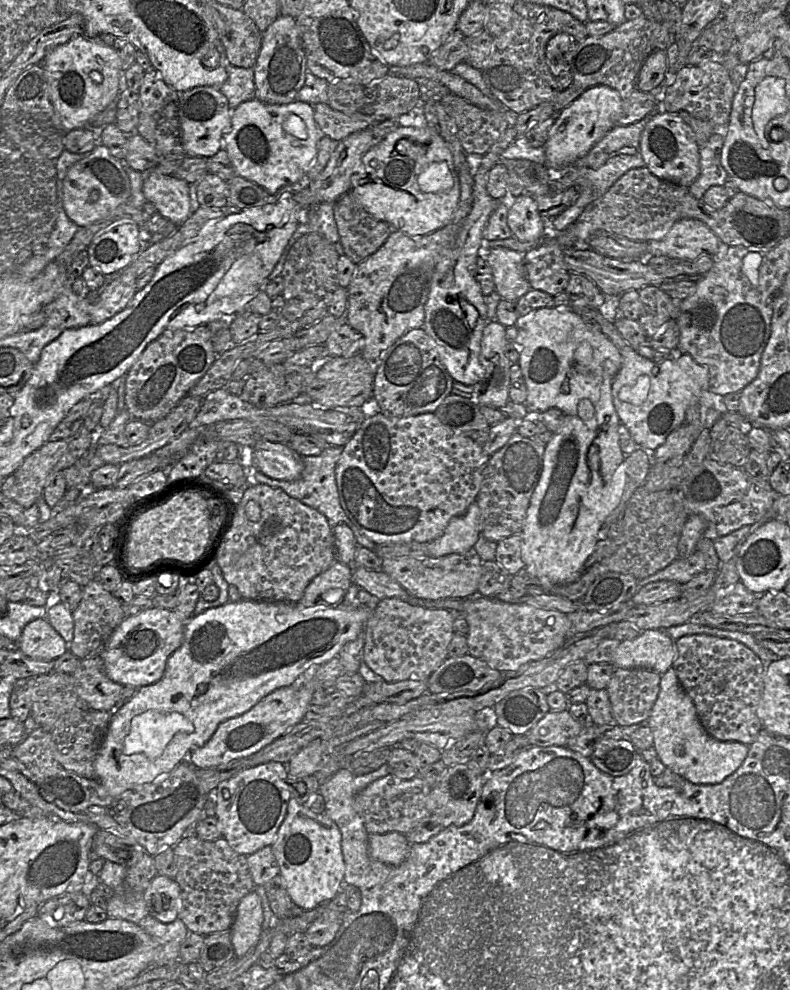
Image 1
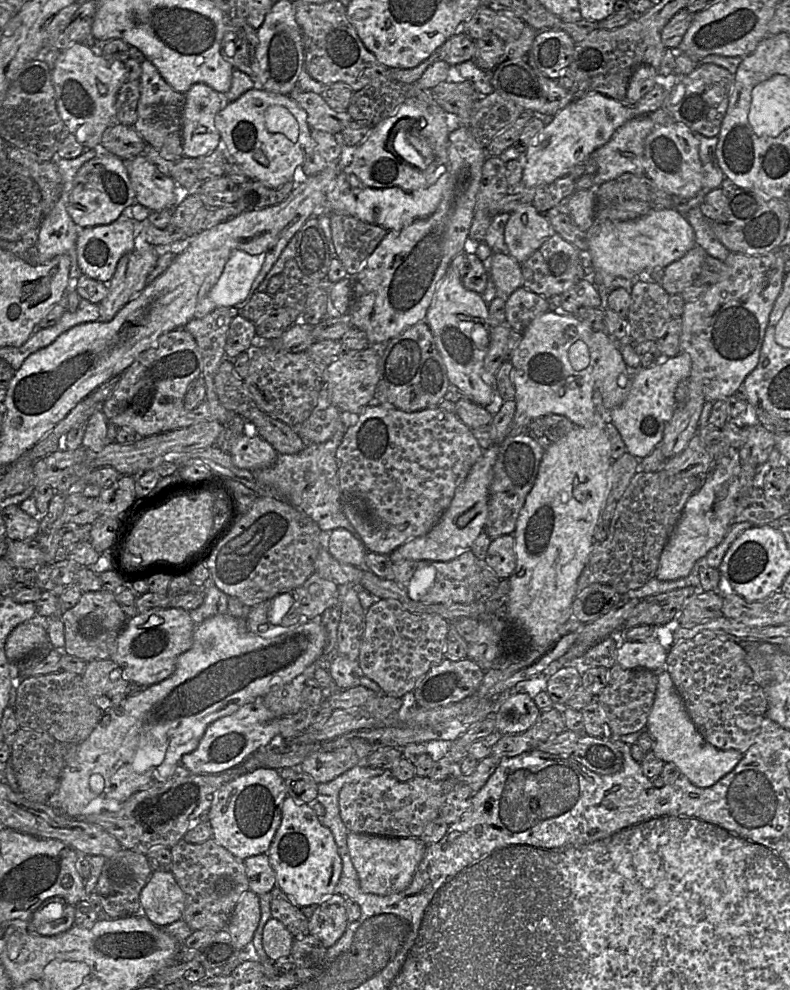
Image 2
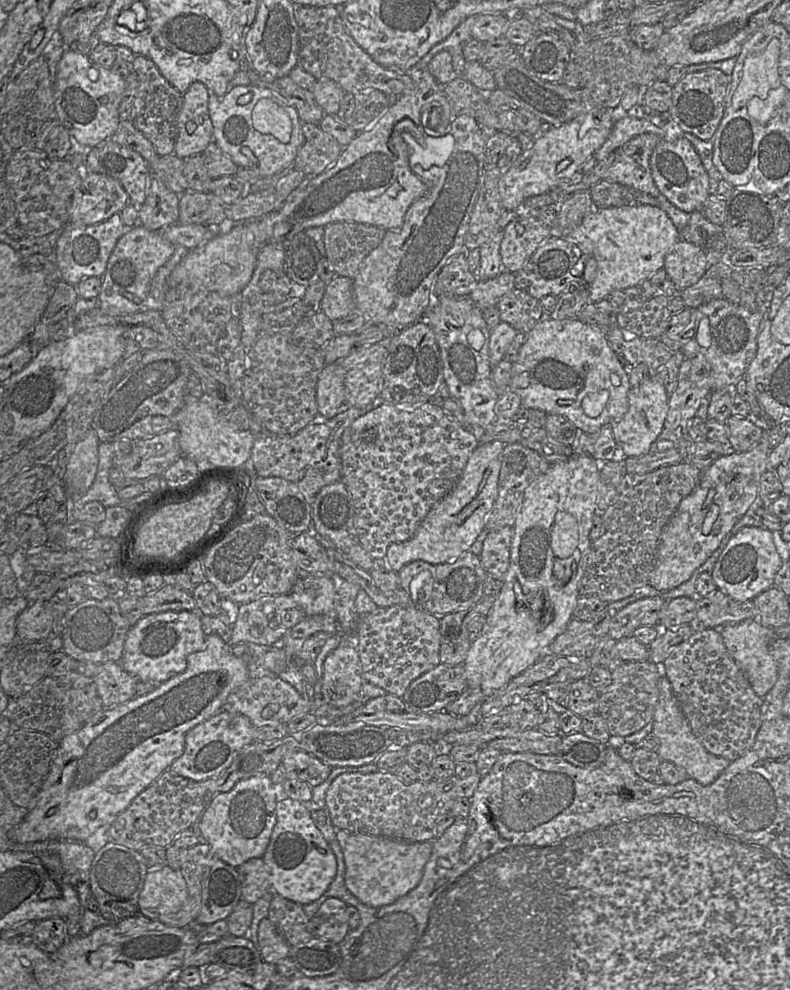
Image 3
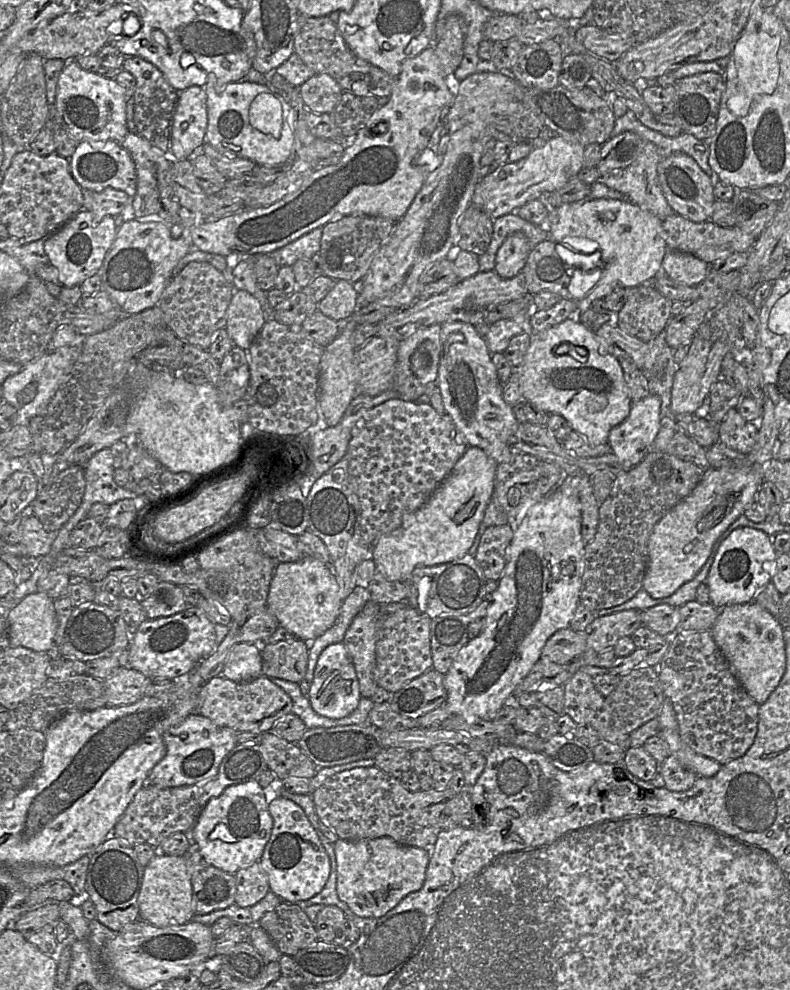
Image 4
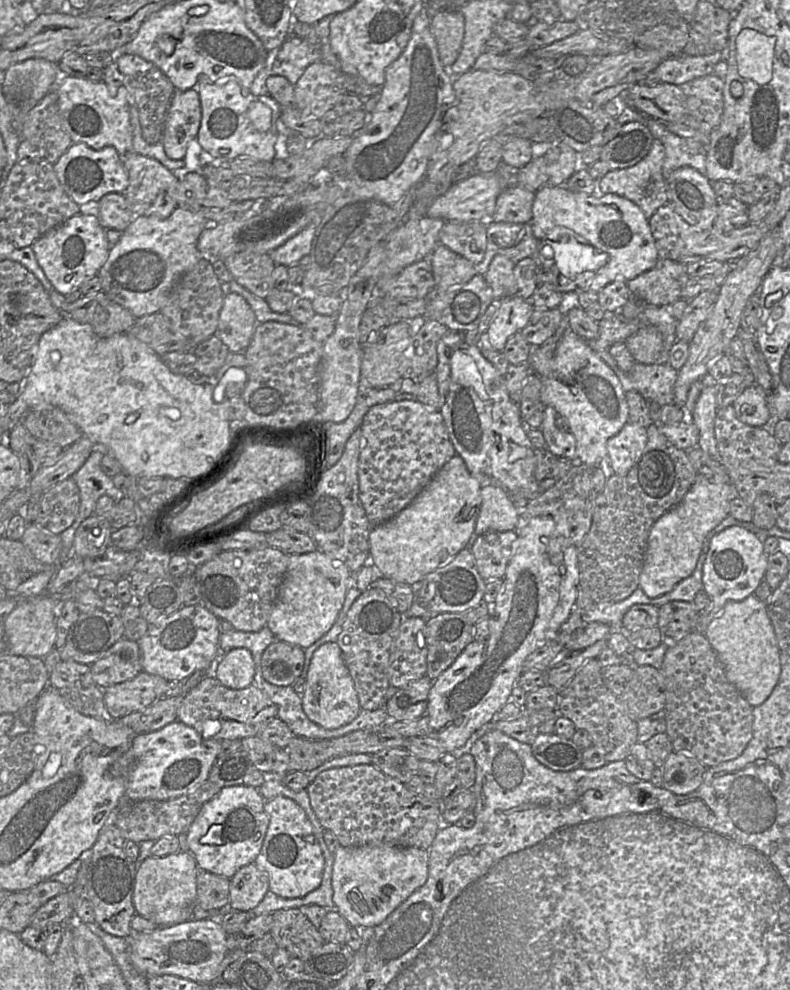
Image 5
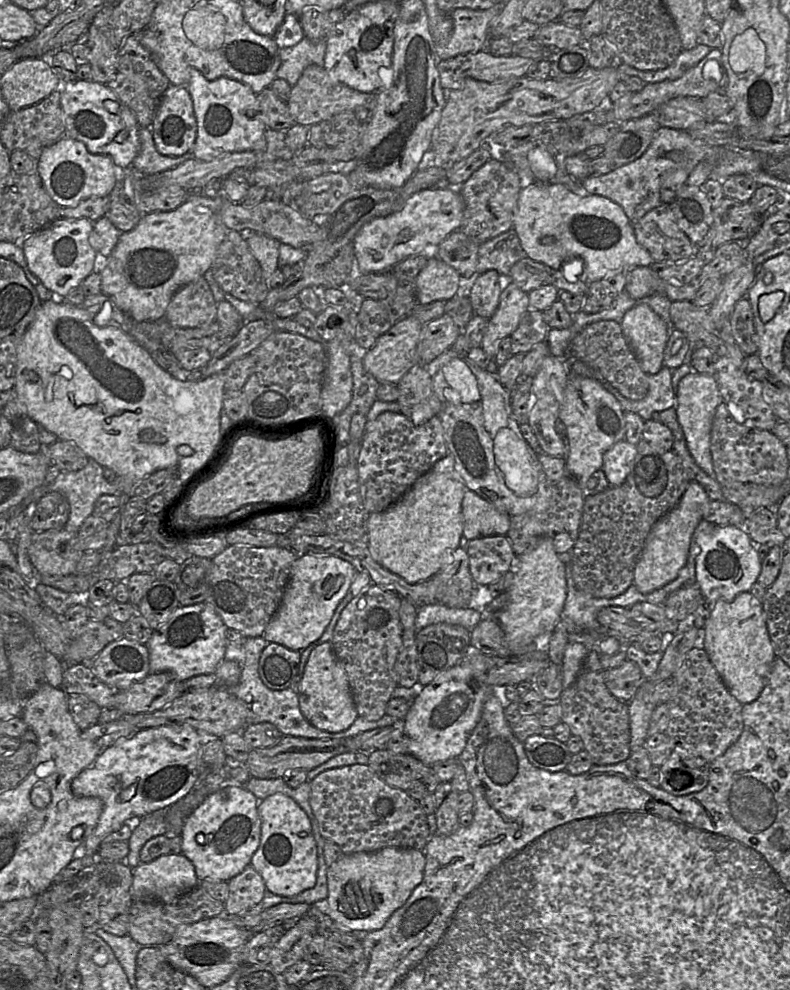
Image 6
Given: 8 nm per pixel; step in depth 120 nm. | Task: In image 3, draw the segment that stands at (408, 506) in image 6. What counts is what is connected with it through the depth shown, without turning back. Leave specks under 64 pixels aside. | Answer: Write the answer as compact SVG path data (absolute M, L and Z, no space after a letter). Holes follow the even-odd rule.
M499 440L480 443L471 453L454 487L430 509L414 535L406 541L389 545L385 558L395 572L412 561L440 564L455 560L463 552L470 550L485 528L485 520L498 496L501 453L504 446Z

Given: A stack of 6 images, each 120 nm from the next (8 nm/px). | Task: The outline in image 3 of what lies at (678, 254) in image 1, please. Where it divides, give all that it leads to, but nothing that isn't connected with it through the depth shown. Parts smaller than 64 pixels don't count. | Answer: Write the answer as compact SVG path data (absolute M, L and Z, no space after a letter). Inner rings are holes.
M648 204L594 208L565 238L579 243L587 258L596 261L589 284L589 303L606 299L615 290L626 290L663 269L665 258L677 243L680 231L659 207Z

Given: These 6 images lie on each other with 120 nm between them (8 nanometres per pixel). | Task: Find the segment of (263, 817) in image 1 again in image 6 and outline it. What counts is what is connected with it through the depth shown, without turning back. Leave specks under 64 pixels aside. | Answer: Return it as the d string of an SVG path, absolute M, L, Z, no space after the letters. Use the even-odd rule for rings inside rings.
M228 786L205 798L186 819L177 834L182 839L181 852L194 865L199 882L202 880L227 882L250 865L261 836L261 820L257 811L259 801L253 793L242 786Z

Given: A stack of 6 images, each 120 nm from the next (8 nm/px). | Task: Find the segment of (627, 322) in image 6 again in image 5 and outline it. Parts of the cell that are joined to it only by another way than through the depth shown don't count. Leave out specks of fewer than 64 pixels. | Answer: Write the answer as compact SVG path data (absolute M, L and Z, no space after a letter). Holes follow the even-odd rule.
M648 325L628 337L625 344L636 362L651 365L660 356L663 338L655 326Z

